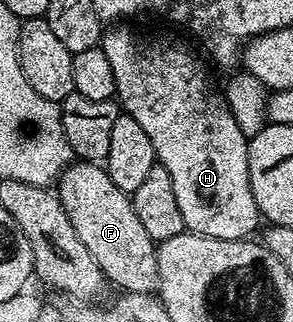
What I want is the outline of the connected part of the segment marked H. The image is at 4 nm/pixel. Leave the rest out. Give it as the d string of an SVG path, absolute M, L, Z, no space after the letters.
M127 26L108 27L101 37L101 47L113 69L115 96L122 111L145 129L149 142L153 142L156 161L163 164L173 178L173 194L177 194L184 229L209 238L248 239L251 231L261 224L259 207L249 186L248 137L243 135L241 126L237 126L237 118L233 118L226 99L215 93L202 62L187 48L142 40Z

